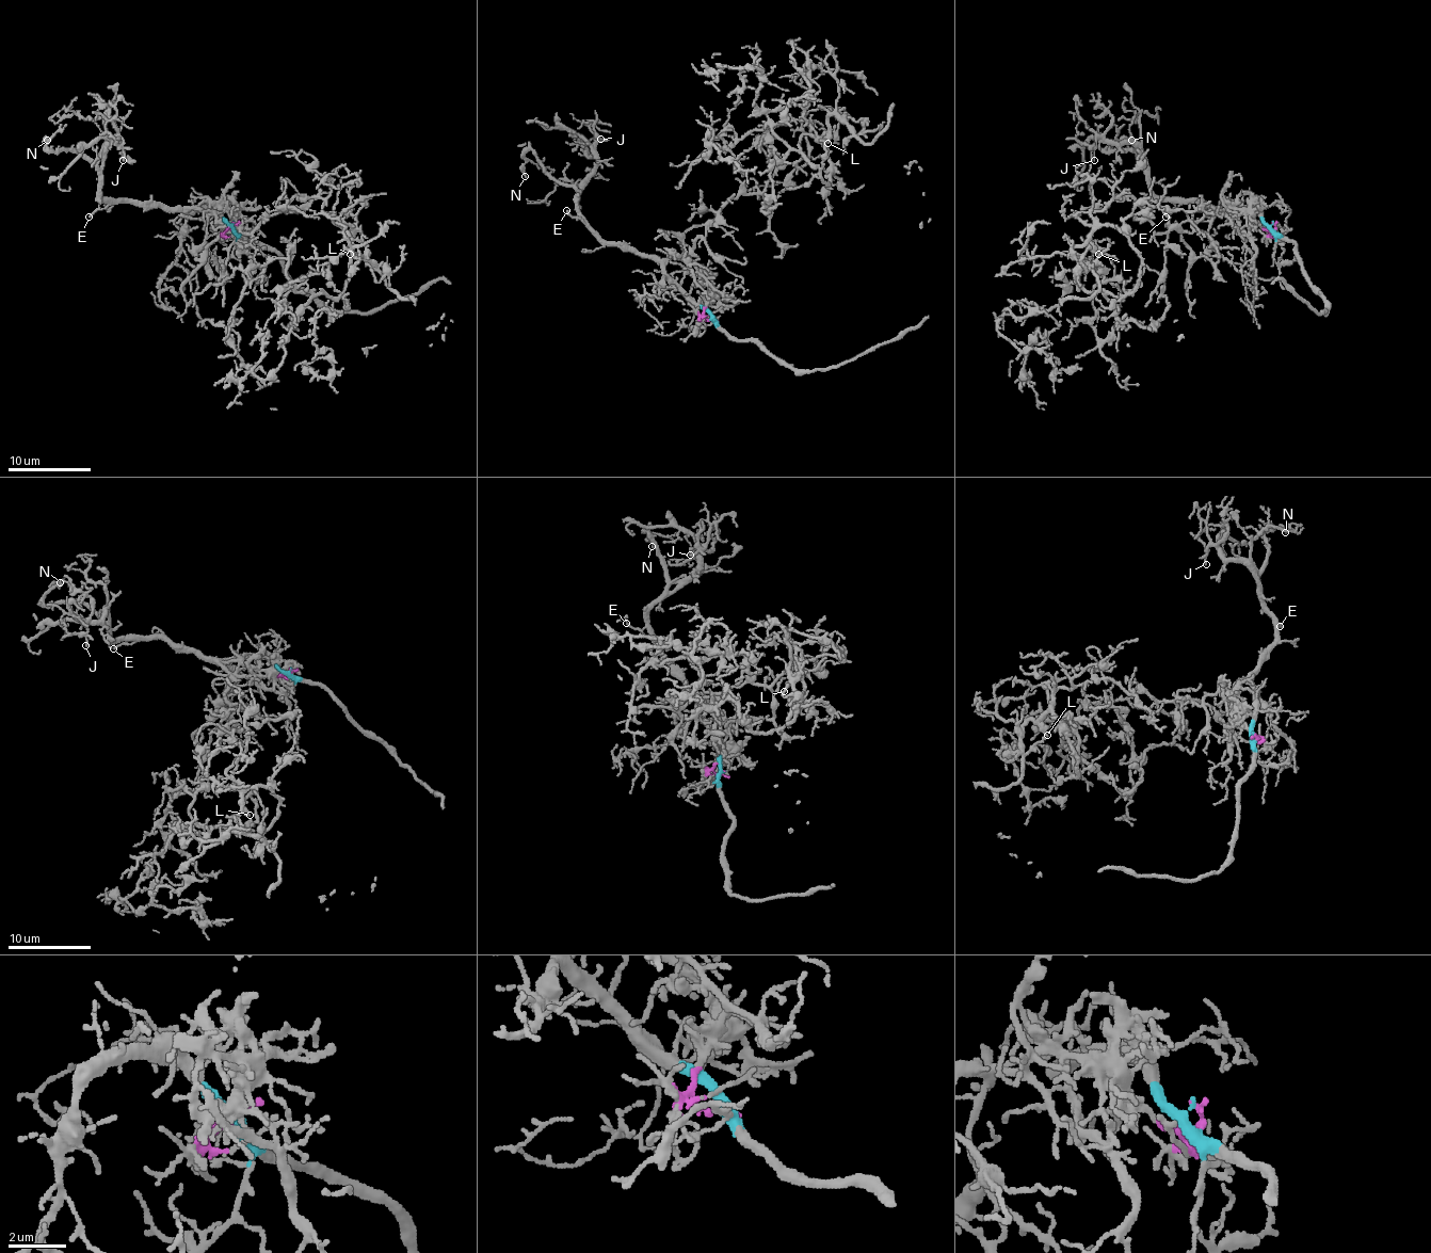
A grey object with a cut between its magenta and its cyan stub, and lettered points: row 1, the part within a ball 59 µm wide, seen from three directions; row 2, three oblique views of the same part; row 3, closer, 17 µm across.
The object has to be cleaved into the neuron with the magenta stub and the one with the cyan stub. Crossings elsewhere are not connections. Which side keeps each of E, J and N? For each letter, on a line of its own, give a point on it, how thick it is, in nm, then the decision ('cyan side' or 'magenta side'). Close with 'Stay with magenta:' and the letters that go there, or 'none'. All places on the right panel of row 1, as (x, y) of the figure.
E: (1166, 217) | 130 nm | cyan side
J: (1094, 160) | 130 nm | cyan side
N: (1131, 140) | 180 nm | cyan side
Stay with magenta: none

